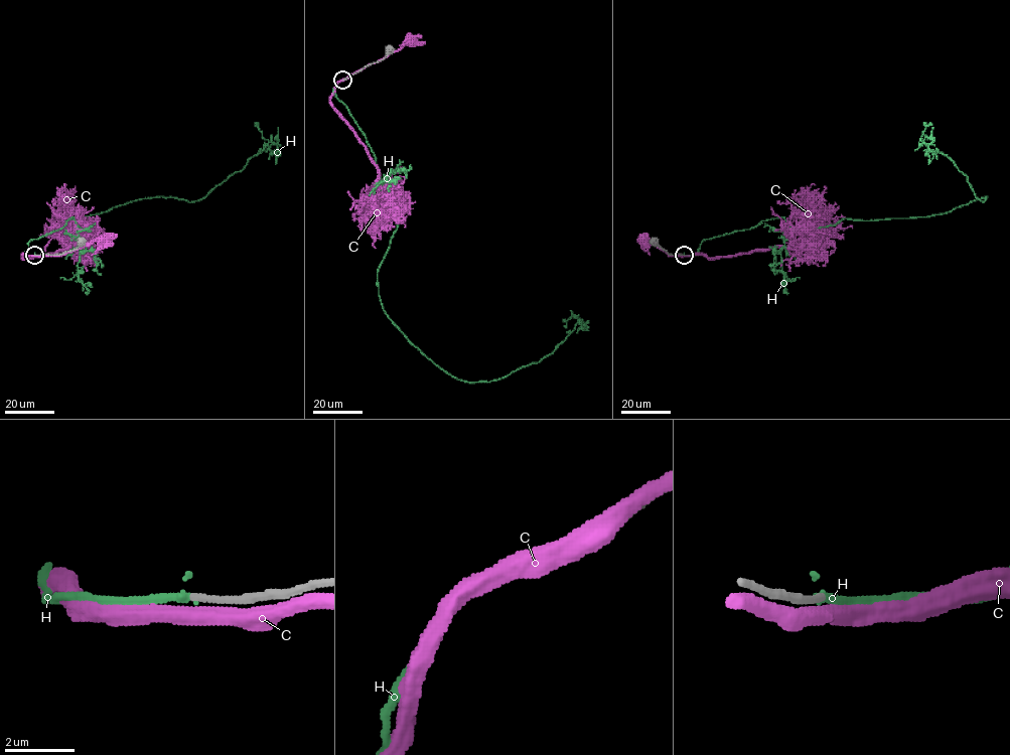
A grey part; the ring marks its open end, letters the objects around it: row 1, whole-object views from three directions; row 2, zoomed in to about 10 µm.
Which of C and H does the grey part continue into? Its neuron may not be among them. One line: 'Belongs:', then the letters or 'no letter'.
Belongs: H

